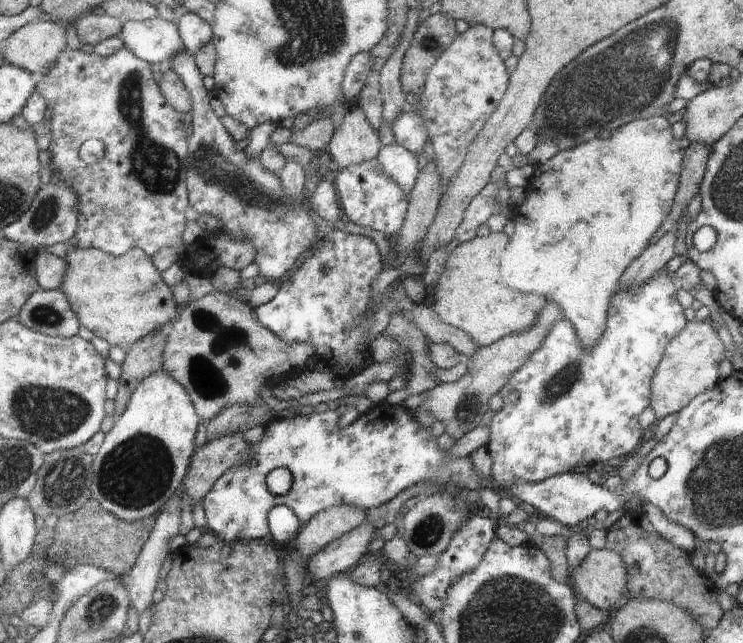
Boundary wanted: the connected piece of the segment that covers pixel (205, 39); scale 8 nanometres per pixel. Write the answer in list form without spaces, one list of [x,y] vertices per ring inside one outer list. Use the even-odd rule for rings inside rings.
[[[187,13],[178,20],[179,31],[187,50],[197,54],[215,37],[215,28],[198,13]]]

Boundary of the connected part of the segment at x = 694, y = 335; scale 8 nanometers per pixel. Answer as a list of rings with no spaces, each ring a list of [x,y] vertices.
[[[710,320],[688,321],[685,327],[668,343],[664,351],[662,360],[657,366],[656,372],[651,380],[650,406],[654,409],[655,418],[662,420],[666,415],[673,412],[680,412],[695,396],[704,391],[716,387],[719,381],[719,375],[716,366],[725,360],[724,343],[718,337],[716,325]]]

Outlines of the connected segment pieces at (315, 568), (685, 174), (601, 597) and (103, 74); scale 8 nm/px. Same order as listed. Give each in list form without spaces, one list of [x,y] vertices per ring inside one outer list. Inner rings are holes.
[[[364,521],[356,530],[343,536],[334,544],[317,552],[309,560],[309,574],[313,580],[327,580],[356,568],[370,554],[370,542],[376,528],[372,522]]]
[[[692,143],[683,151],[682,172],[670,212],[667,214],[665,221],[660,223],[654,236],[649,240],[650,245],[678,227],[680,218],[686,212],[688,204],[699,192],[699,186],[707,169],[710,149],[709,145]]]
[[[591,549],[571,577],[572,586],[582,600],[609,614],[616,609],[622,594],[628,592],[626,567],[612,549]]]
[[[128,46],[124,47],[118,54],[111,57],[103,57],[97,53],[86,54],[83,50],[66,49],[63,55],[59,58],[53,71],[46,76],[39,77],[38,92],[46,98],[50,106],[51,130],[53,138],[50,148],[51,164],[50,171],[59,172],[60,180],[70,183],[74,189],[77,190],[78,196],[81,198],[78,201],[78,208],[81,210],[80,226],[78,227],[77,235],[70,242],[72,248],[78,249],[102,249],[104,252],[121,257],[128,254],[131,250],[142,249],[150,256],[154,256],[160,248],[176,248],[179,252],[178,256],[183,259],[184,254],[190,250],[191,245],[182,242],[182,234],[188,226],[188,180],[191,165],[189,164],[189,137],[186,134],[186,124],[182,120],[182,114],[178,112],[177,108],[169,103],[165,93],[161,89],[161,83],[154,80],[154,70],[147,60],[142,60],[132,49]],[[90,138],[97,138],[105,143],[105,157],[103,161],[98,164],[87,164],[80,156],[80,148],[84,146],[86,140]]]

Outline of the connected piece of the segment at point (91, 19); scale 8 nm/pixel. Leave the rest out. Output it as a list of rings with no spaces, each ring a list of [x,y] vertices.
[[[94,10],[86,14],[74,24],[81,42],[92,44],[95,48],[102,41],[120,37],[124,30],[124,22],[101,10]]]

